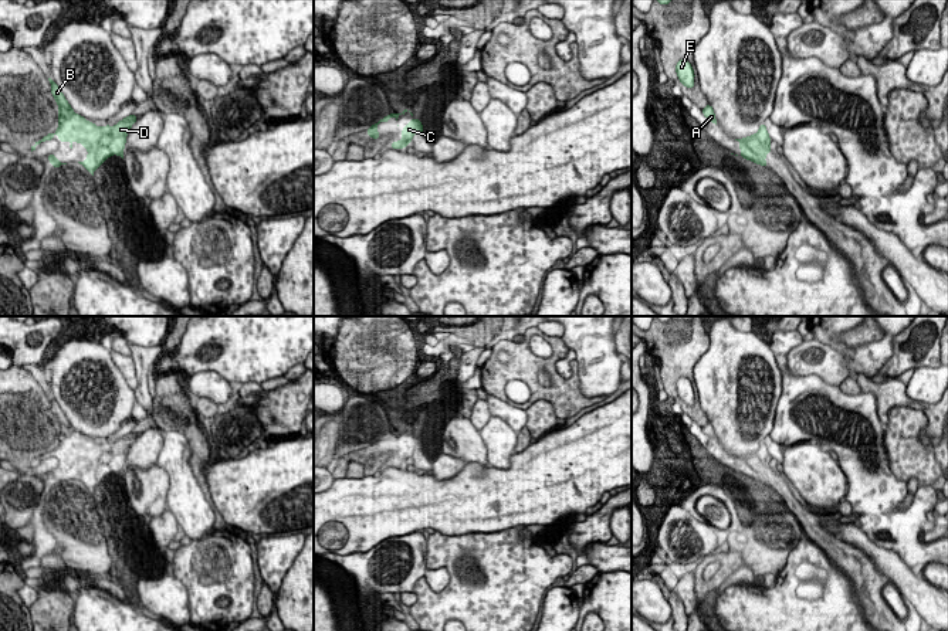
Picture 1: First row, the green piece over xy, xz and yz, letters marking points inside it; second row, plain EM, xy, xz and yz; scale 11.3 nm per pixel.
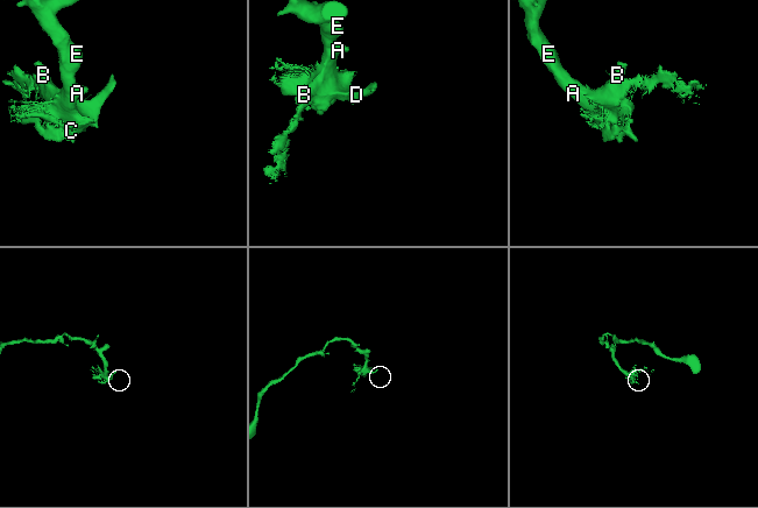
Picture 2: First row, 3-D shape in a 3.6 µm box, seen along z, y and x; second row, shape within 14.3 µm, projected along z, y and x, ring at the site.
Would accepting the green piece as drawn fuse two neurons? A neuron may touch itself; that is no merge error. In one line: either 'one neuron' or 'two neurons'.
one neuron

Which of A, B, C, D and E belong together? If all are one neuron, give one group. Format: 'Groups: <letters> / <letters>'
Groups: A B C D E

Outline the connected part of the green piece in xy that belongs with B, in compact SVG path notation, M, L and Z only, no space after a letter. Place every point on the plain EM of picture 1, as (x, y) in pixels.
M48 396L51 401L51 411L57 418L58 427L58 440L60 444L55 449L48 451L47 454L41 455L31 464L31 469L45 458L54 457L57 451L60 459L64 461L65 458L70 459L70 465L72 467L71 457L75 457L75 461L82 461L84 465L88 468L88 474L84 479L78 479L82 482L92 493L94 489L104 482L104 479L112 474L118 472L123 476L123 465L126 459L126 452L131 444L136 440L138 434L129 432L119 438L115 444L97 444L92 440L88 440L84 434L77 432L71 423L67 420L64 411L58 406L58 403Z

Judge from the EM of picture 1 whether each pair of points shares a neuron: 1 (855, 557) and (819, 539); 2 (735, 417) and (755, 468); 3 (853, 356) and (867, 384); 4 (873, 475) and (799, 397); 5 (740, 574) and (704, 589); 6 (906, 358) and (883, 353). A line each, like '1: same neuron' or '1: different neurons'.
1: same neuron
2: different neurons
3: different neurons
4: same neuron
5: different neurons
6: different neurons

